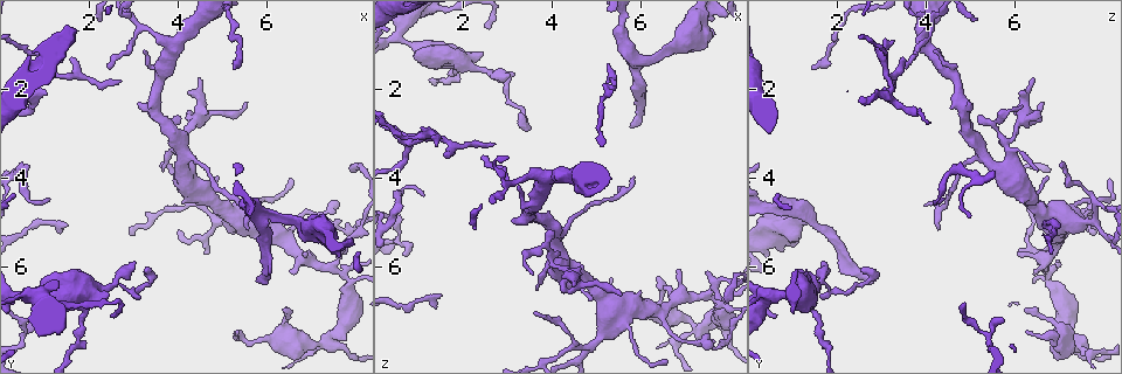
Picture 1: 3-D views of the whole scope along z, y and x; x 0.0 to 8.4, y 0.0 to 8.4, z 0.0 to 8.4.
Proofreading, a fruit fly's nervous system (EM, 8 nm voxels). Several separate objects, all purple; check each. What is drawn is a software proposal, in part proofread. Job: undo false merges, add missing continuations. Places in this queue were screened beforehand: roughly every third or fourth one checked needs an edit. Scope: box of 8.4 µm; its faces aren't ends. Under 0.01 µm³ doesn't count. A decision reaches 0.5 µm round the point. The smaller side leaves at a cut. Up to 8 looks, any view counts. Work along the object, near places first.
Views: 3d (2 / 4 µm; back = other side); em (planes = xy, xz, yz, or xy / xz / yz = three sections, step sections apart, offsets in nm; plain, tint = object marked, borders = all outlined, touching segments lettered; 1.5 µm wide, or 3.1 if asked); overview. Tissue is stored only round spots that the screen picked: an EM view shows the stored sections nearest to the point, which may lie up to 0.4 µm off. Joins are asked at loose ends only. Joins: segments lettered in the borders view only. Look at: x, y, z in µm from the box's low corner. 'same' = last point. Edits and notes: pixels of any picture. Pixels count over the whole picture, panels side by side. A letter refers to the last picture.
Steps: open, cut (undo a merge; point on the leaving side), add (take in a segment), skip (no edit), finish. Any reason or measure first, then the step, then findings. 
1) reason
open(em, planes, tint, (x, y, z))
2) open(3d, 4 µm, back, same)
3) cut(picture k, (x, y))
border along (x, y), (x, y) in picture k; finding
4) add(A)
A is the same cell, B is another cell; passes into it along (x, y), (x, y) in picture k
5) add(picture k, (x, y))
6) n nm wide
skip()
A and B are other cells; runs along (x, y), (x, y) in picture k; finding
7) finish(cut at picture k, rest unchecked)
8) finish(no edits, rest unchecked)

branch stops here
open(em, planes, borders, (3.25, 6.10, 2.55))

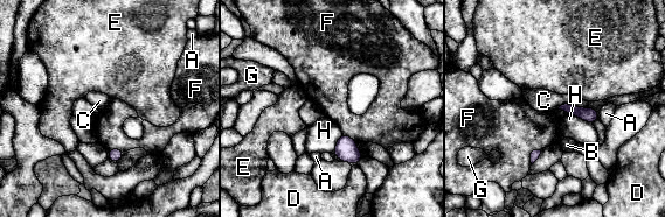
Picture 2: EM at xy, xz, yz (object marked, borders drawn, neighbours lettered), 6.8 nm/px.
skip()
A, B, C, D, E, F, G and H are other cells; border along (540, 149), (531, 153), (531, 163) in picture 2; no lettered segment goes on from it

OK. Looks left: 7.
free end
open(3d, 4 µm, (5.75, 6.35, 2.85))

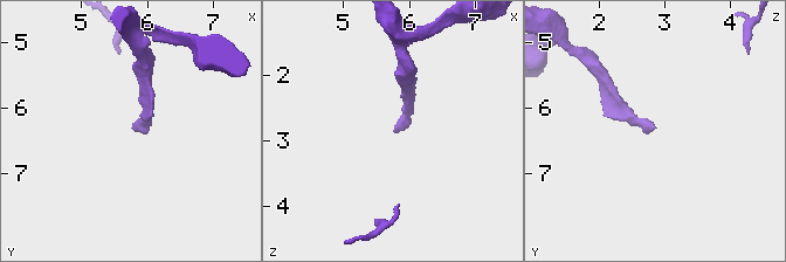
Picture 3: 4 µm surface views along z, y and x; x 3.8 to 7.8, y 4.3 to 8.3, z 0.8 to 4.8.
shape alone is not enough
open(em, xy, step 4, plain, (5.80, 6.35, 2.85))

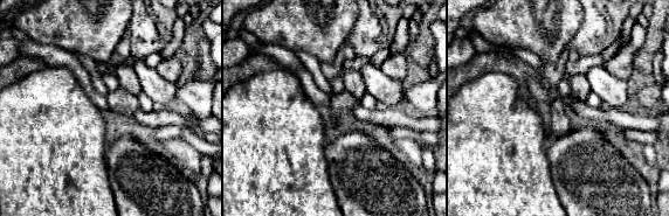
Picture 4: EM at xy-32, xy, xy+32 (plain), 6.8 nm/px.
open(em, xy, step 4, borders, same)

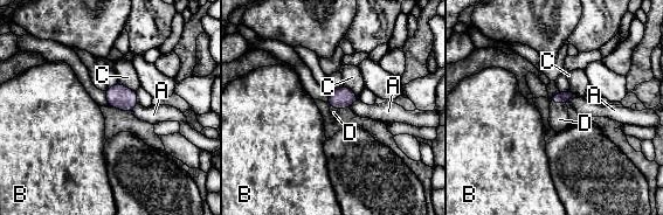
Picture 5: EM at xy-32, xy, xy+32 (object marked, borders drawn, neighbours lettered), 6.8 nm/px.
C touches over 140 nm
add(D)
D is the same cell, A, B and C are other cells; passes into it along (563, 97), (559, 102), (559, 119) in picture 5; it goes on there

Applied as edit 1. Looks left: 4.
finish(add at picture 5, rest unchecked)

